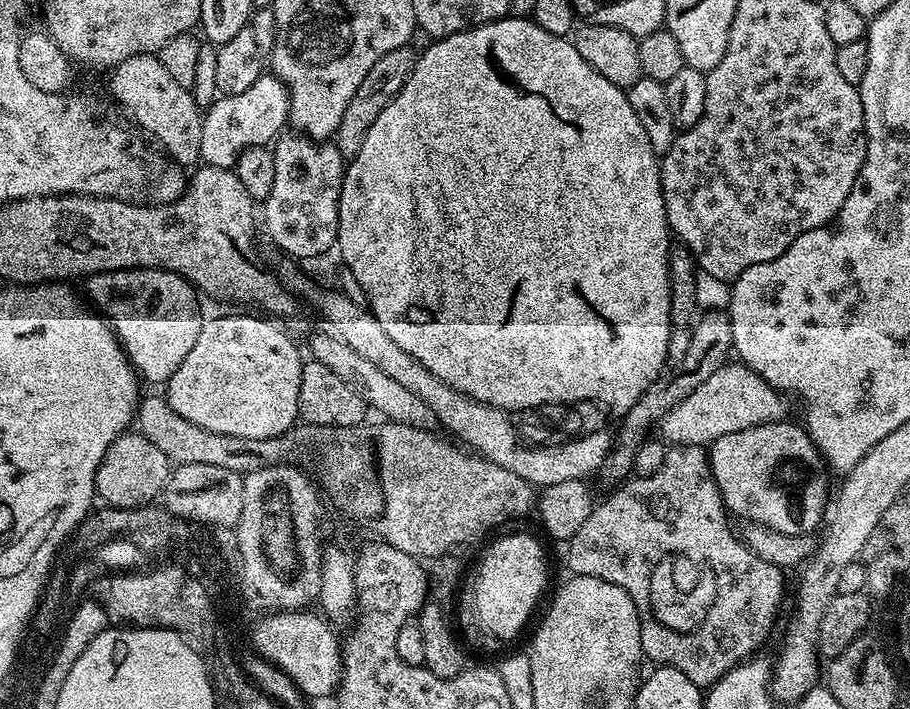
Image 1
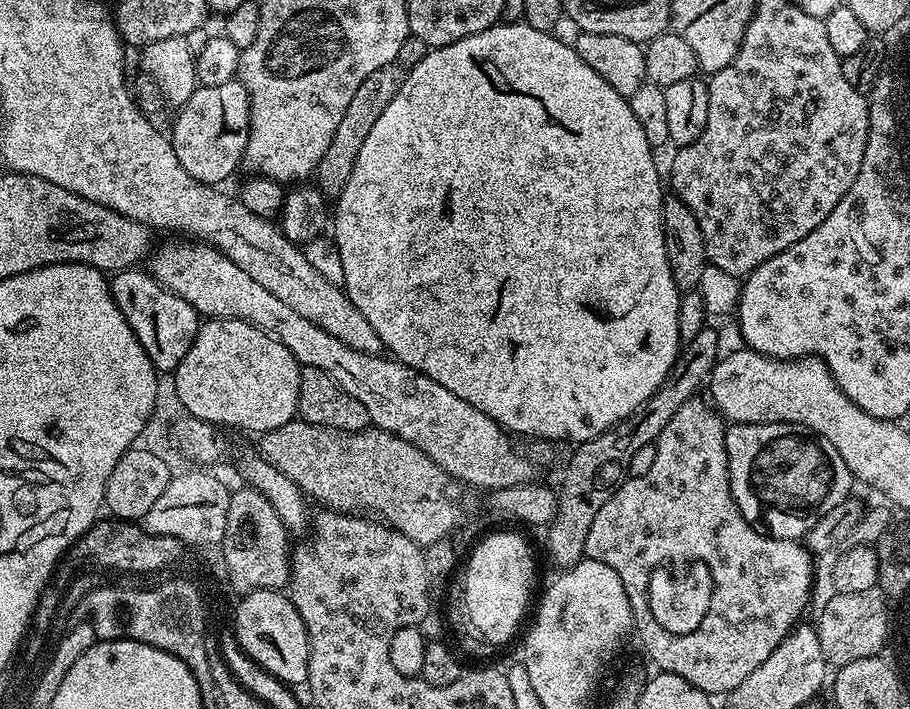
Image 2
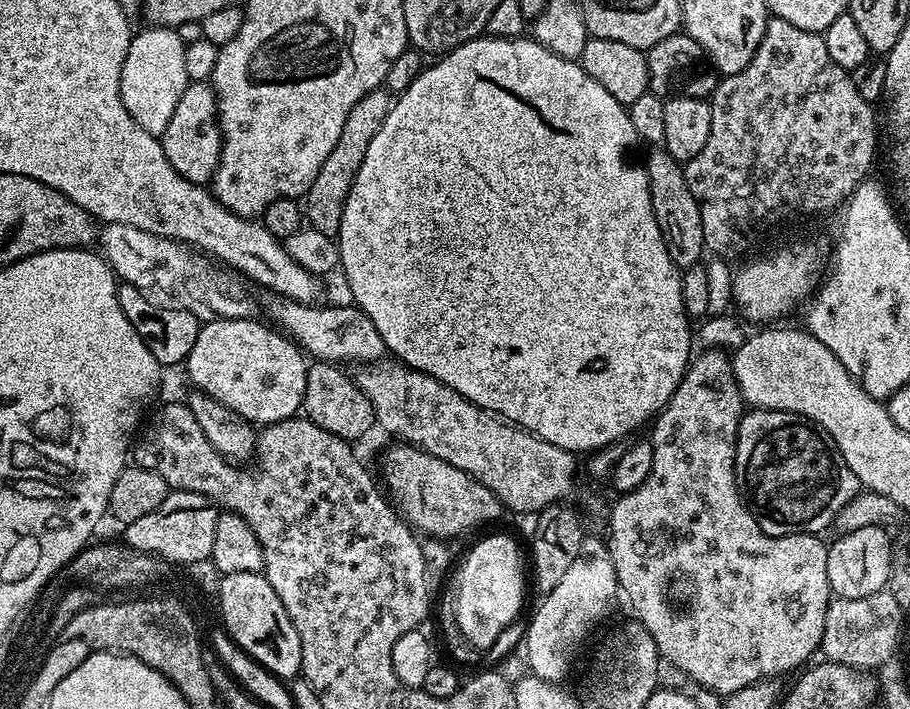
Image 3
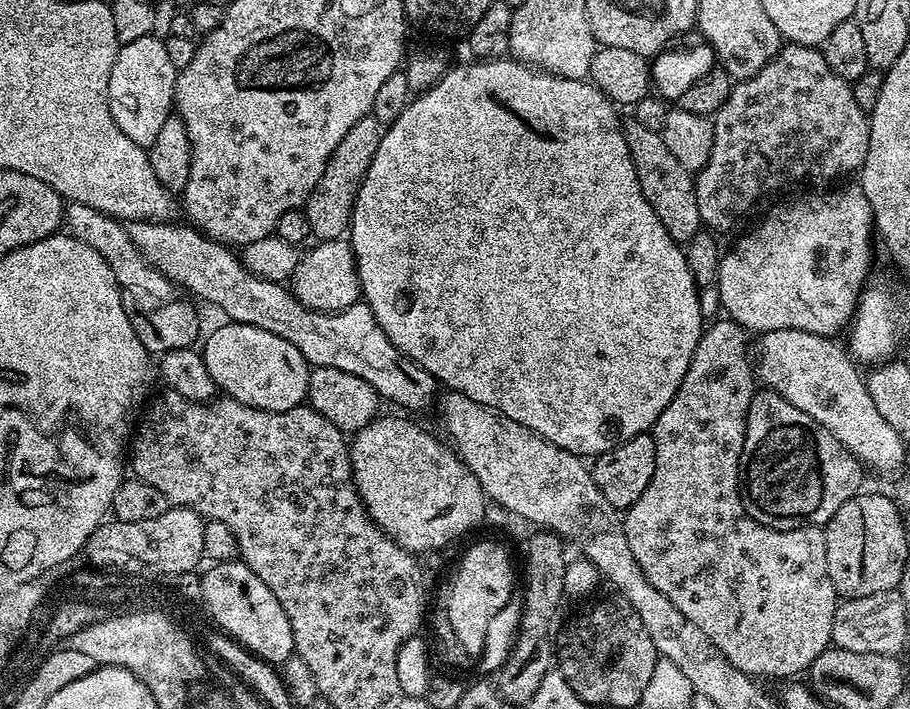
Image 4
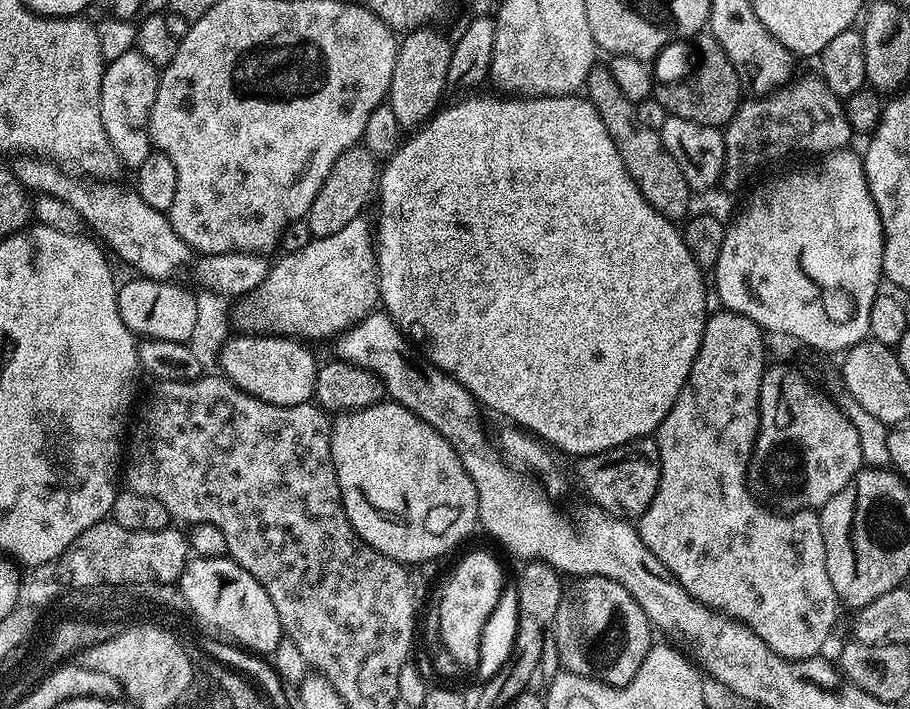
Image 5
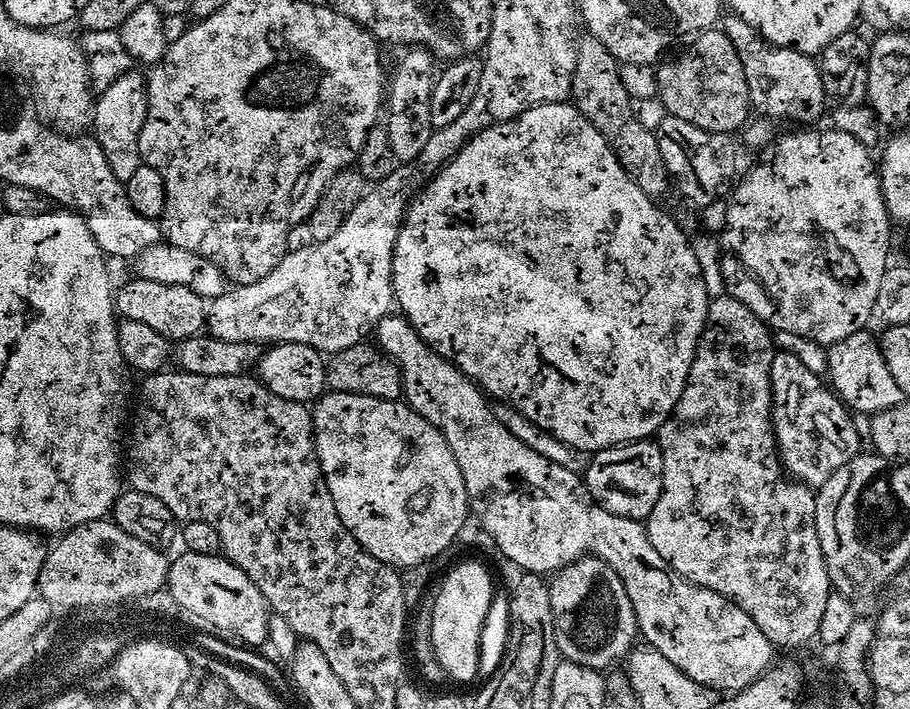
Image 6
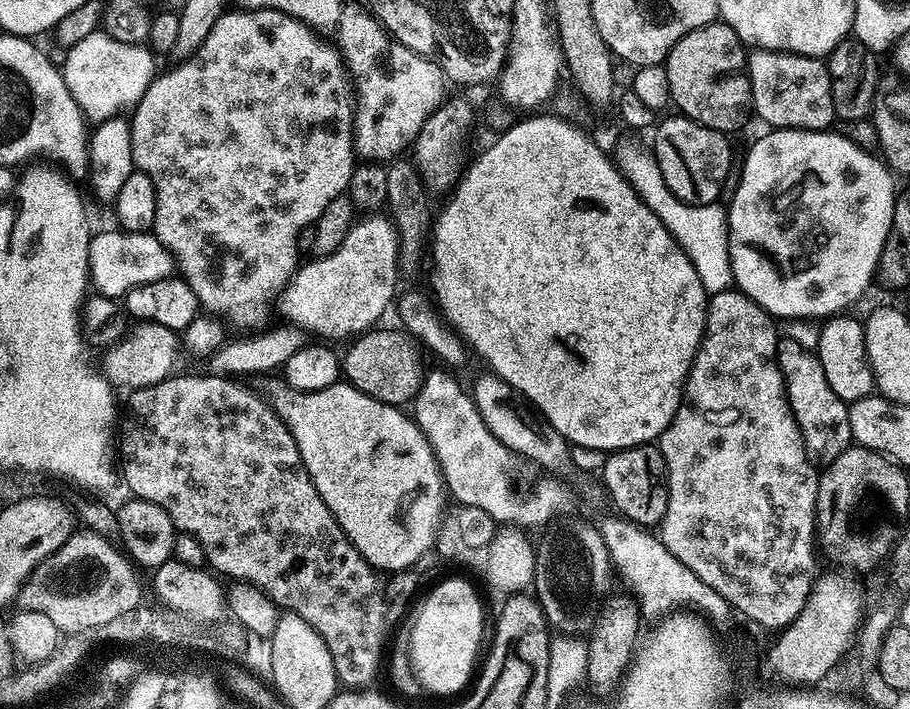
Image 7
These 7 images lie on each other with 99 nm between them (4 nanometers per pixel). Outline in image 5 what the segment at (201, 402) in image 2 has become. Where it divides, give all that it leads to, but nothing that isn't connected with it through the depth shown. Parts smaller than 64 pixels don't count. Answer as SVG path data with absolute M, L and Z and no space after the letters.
M236 334L221 346L219 371L225 380L267 404L306 404L316 391L318 360L299 339L271 334Z

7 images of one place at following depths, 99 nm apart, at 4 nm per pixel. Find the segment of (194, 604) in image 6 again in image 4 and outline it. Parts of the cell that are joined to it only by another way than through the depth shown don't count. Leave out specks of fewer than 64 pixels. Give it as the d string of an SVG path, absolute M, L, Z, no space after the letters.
M239 559L227 560L225 564L213 563L212 568L198 582L198 592L202 604L212 615L211 623L221 633L227 634L236 643L247 648L253 656L268 661L273 666L283 666L294 654L294 634L290 630L290 618L278 603L278 598L270 594L270 586L254 574Z

